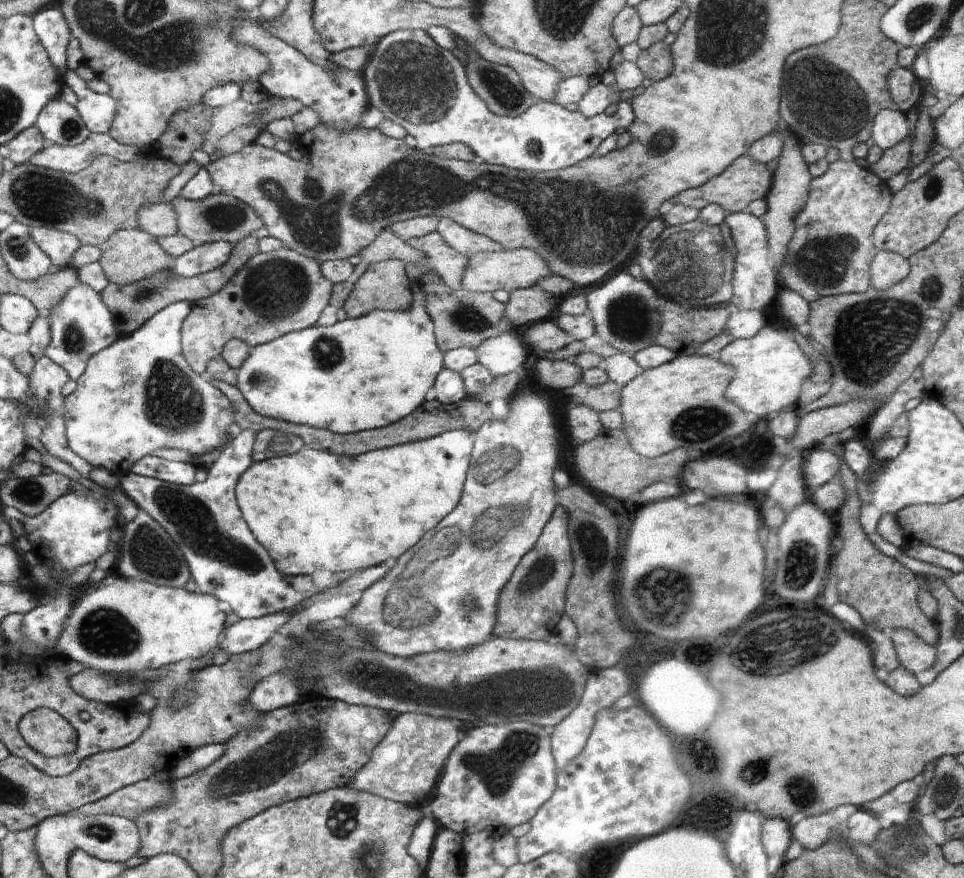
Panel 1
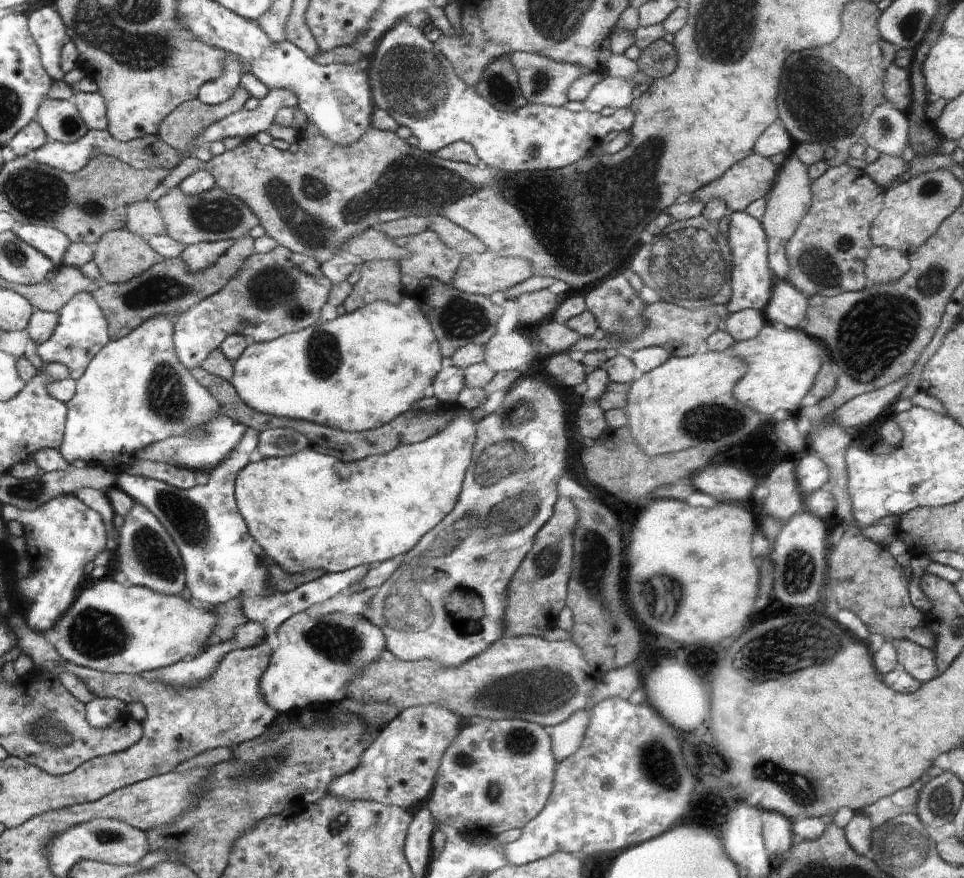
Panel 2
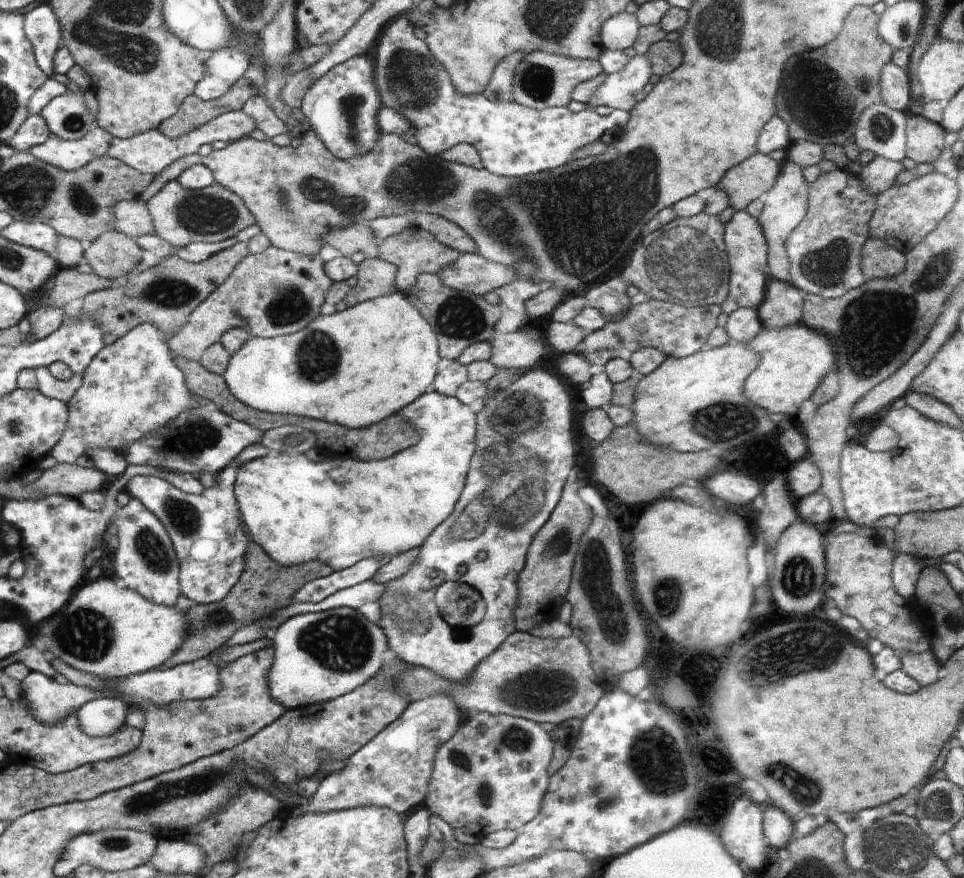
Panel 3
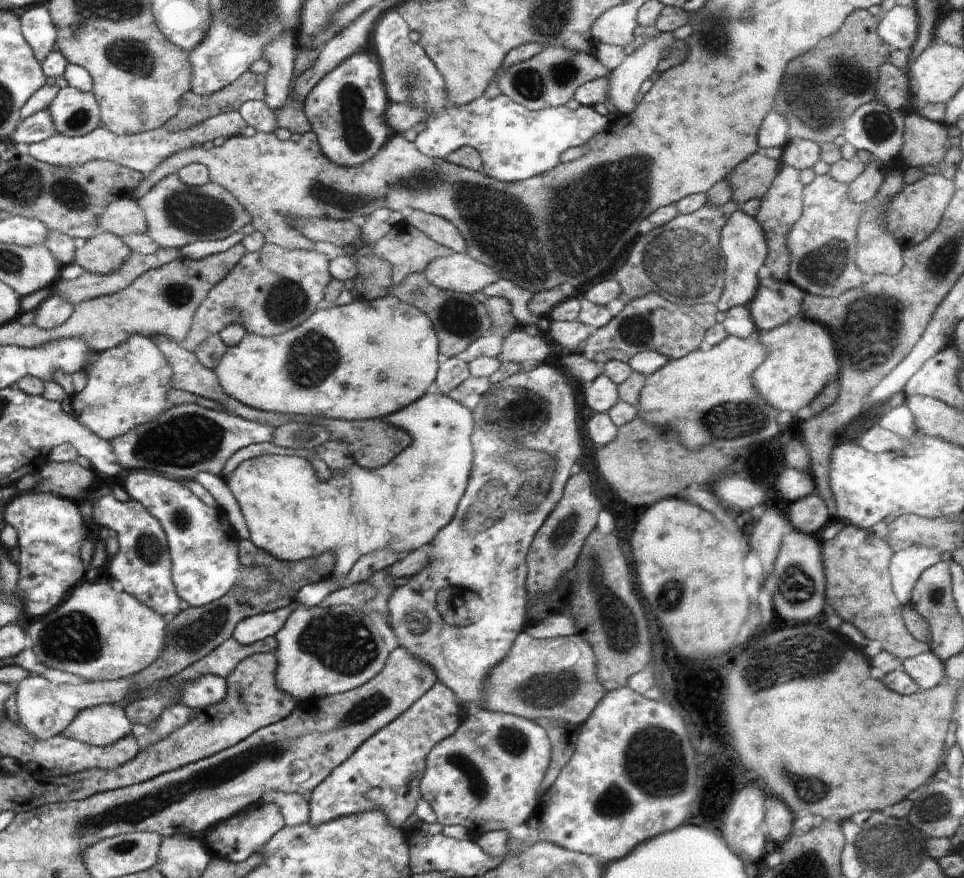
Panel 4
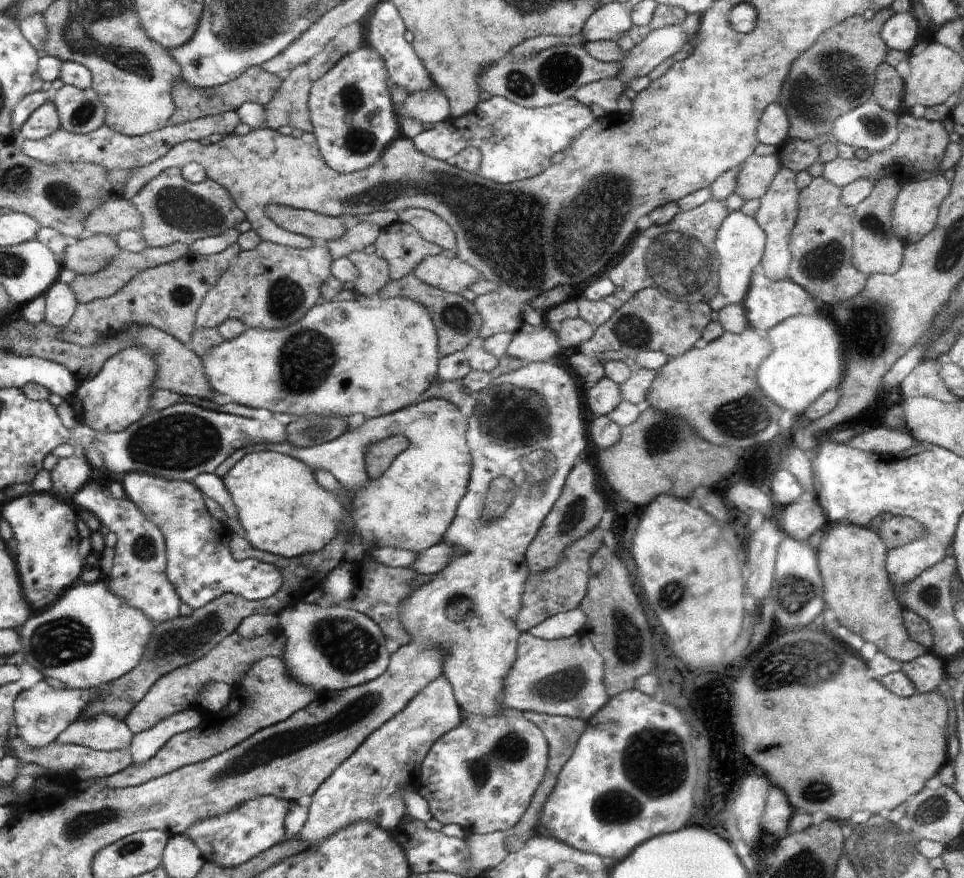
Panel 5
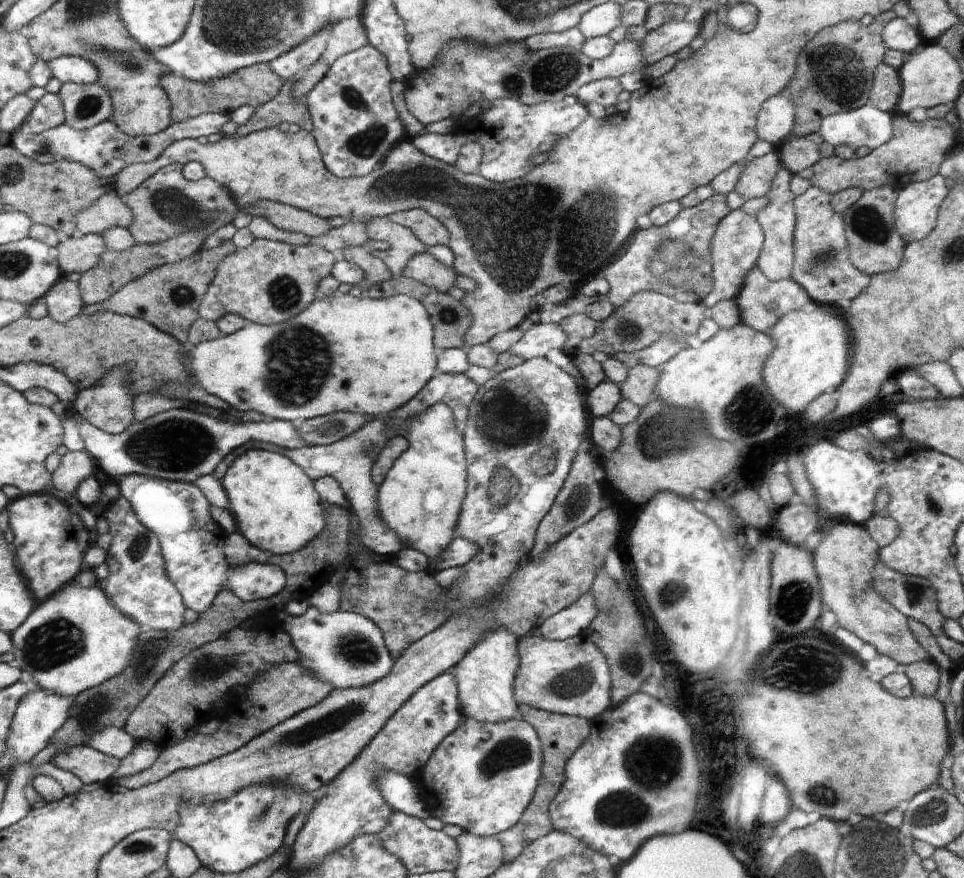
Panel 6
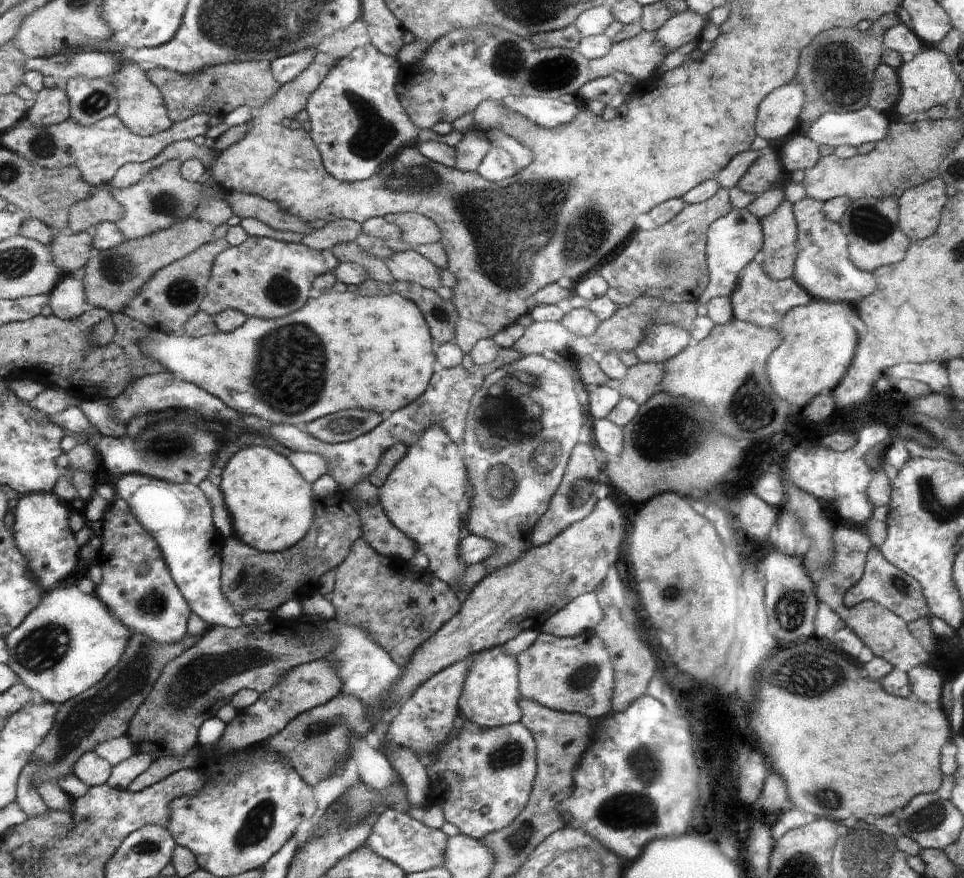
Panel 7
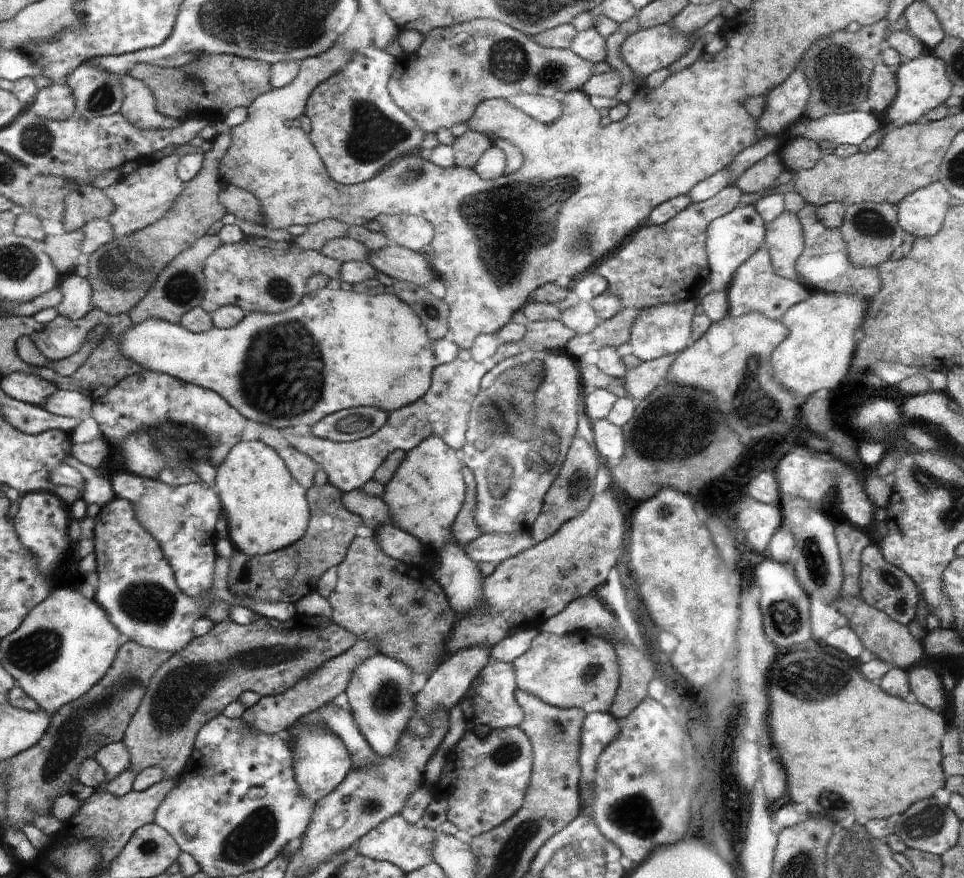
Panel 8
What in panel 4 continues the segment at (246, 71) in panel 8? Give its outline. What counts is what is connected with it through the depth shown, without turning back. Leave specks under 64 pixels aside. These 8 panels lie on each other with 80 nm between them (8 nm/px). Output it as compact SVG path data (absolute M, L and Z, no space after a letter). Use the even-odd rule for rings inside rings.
M252 70L242 74L232 85L225 86L224 89L211 95L197 95L190 90L180 98L180 112L162 127L167 131L185 131L211 116L223 112L238 111L250 99L264 100L265 90L265 76L254 74Z

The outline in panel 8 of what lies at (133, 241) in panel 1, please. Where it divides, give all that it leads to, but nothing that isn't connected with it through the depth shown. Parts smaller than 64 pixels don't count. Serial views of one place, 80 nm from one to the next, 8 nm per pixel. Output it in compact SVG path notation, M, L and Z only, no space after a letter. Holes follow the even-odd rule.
M83 230L66 232L64 235L47 235L45 250L53 259L57 270L66 276L75 270L74 262L83 252L81 244L85 234Z

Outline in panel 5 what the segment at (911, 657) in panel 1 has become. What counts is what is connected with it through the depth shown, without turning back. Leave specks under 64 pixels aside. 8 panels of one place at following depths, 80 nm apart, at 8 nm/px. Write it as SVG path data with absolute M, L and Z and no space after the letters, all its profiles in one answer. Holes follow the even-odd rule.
M934 652L905 662L901 666L902 672L914 682L918 692L932 692L937 690L940 683L947 677L945 674L945 662Z

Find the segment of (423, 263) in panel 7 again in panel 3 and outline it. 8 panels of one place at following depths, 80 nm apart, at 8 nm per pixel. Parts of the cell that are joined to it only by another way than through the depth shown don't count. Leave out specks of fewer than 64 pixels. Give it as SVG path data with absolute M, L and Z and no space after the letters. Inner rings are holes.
M460 253L456 262L438 272L438 276L442 278L442 284L450 286L450 289L479 296L504 286L510 280L514 282L518 279L514 266L502 266L490 262L476 253Z

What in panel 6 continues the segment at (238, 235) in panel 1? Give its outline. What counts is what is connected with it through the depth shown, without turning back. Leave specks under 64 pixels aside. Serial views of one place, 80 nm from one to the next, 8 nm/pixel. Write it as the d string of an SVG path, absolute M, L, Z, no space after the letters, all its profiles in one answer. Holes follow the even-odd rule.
M178 163L158 170L132 193L120 198L133 211L133 221L128 230L140 245L164 242L204 229L214 223L221 212L234 216L240 214L240 206L231 191L208 176L190 181L184 175L184 166Z

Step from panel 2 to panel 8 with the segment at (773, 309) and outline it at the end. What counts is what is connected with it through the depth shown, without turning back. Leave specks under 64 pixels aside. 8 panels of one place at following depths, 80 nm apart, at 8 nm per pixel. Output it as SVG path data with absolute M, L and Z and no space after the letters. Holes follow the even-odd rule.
M764 245L736 269L731 285L726 290L728 314L739 317L748 313L758 313L771 321L780 321L791 306L804 302L810 293L811 290L804 284L774 274L767 246Z

